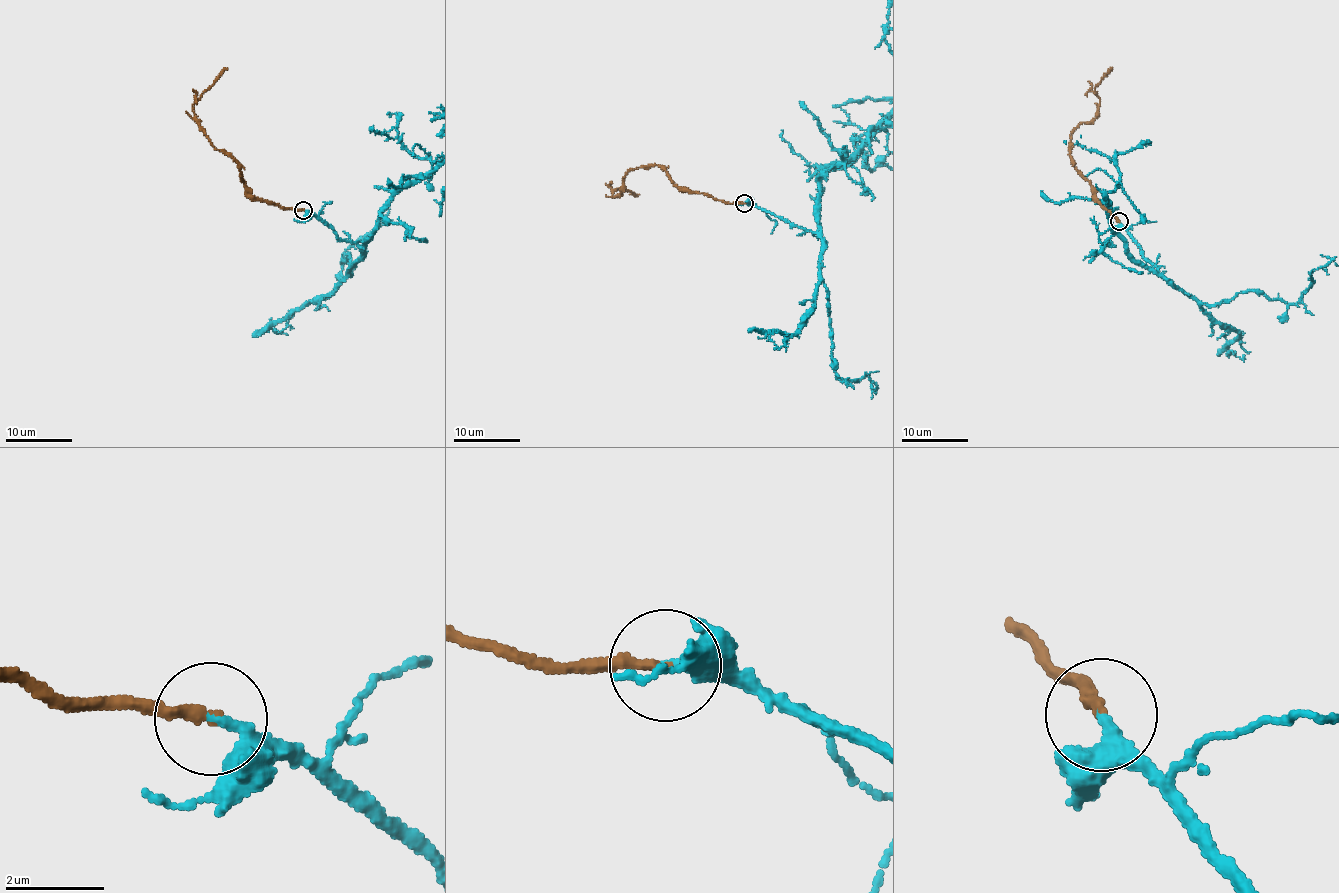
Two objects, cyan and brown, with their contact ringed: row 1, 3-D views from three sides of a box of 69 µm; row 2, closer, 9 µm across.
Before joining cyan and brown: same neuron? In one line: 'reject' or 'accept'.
accept

